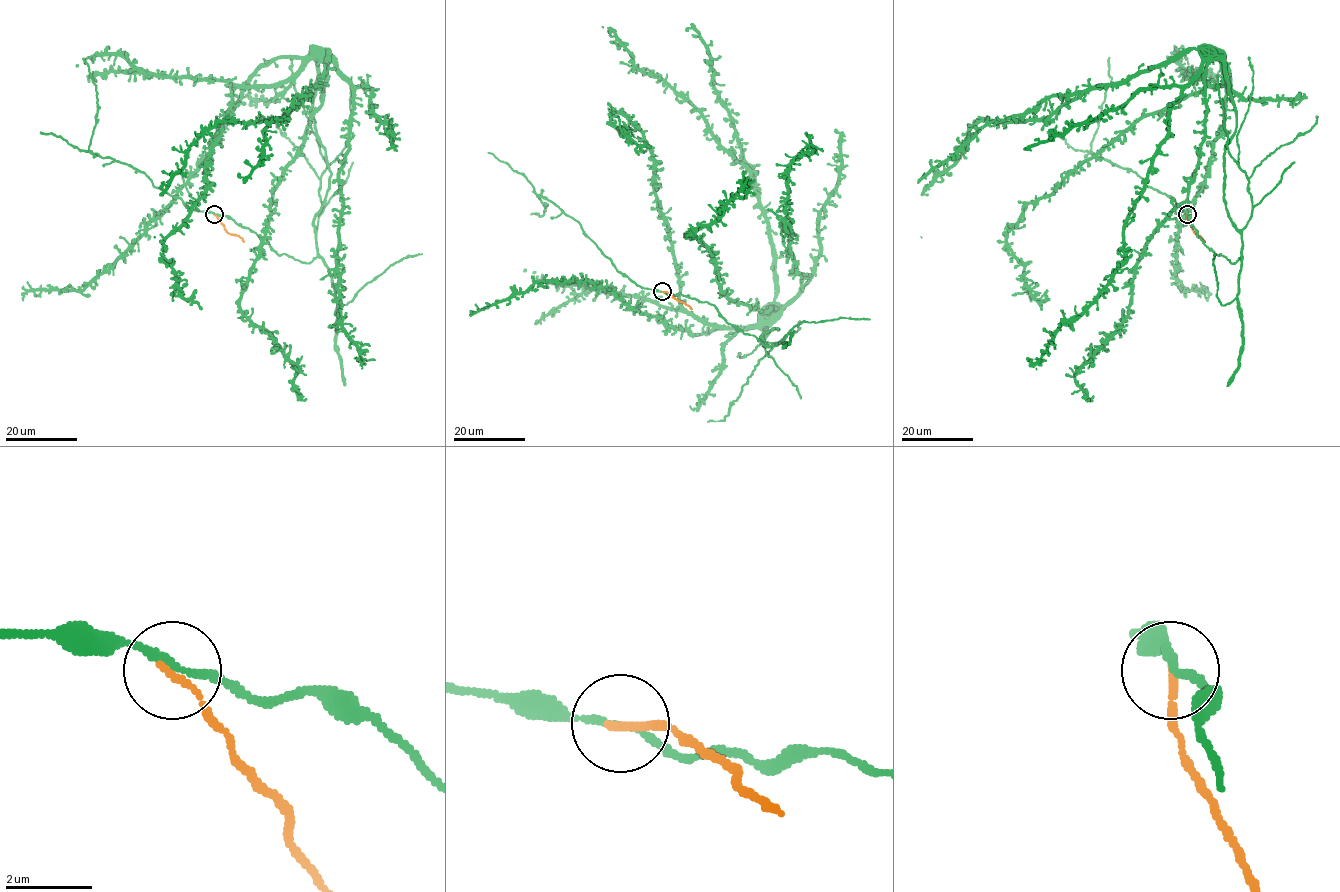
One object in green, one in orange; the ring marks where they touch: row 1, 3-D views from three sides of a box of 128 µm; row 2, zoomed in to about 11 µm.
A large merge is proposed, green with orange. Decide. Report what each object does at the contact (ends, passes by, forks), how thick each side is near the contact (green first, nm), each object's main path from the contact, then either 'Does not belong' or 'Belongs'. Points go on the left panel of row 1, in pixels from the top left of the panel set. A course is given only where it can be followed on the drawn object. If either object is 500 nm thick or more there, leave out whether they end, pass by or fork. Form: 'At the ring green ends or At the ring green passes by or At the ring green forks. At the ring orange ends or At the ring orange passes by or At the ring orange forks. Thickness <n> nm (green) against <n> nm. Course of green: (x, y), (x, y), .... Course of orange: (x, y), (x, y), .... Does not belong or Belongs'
At the ring green passes by. At the ring orange ends. Thickness 170 nm (green) against 180 nm. Course of green: (214, 214), (278, 254), (317, 256), (330, 170), (313, 59), (231, 93), (206, 191), (165, 240), (201, 310). Course of orange: (214, 214), (225, 230), (244, 242). Does not belong

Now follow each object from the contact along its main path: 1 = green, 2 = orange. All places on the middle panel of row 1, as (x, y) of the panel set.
1: (662, 291), (764, 346), (778, 329), (760, 340), (680, 303), (654, 158), (612, 112), (649, 146)
2: (662, 291), (692, 309)

